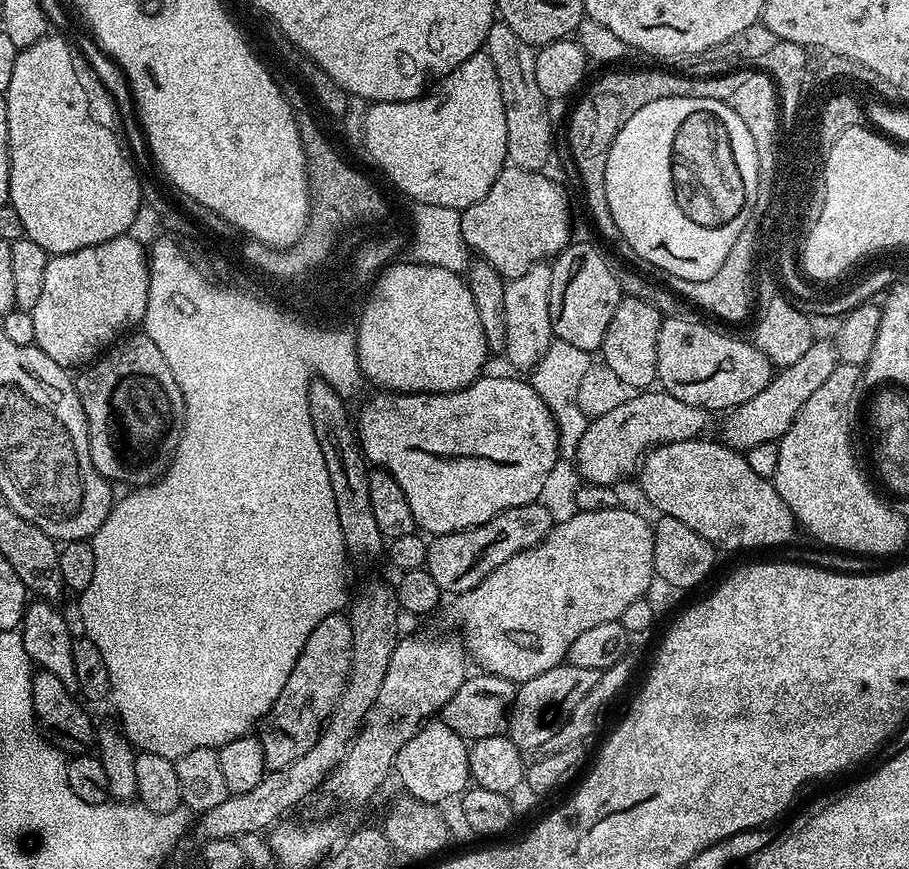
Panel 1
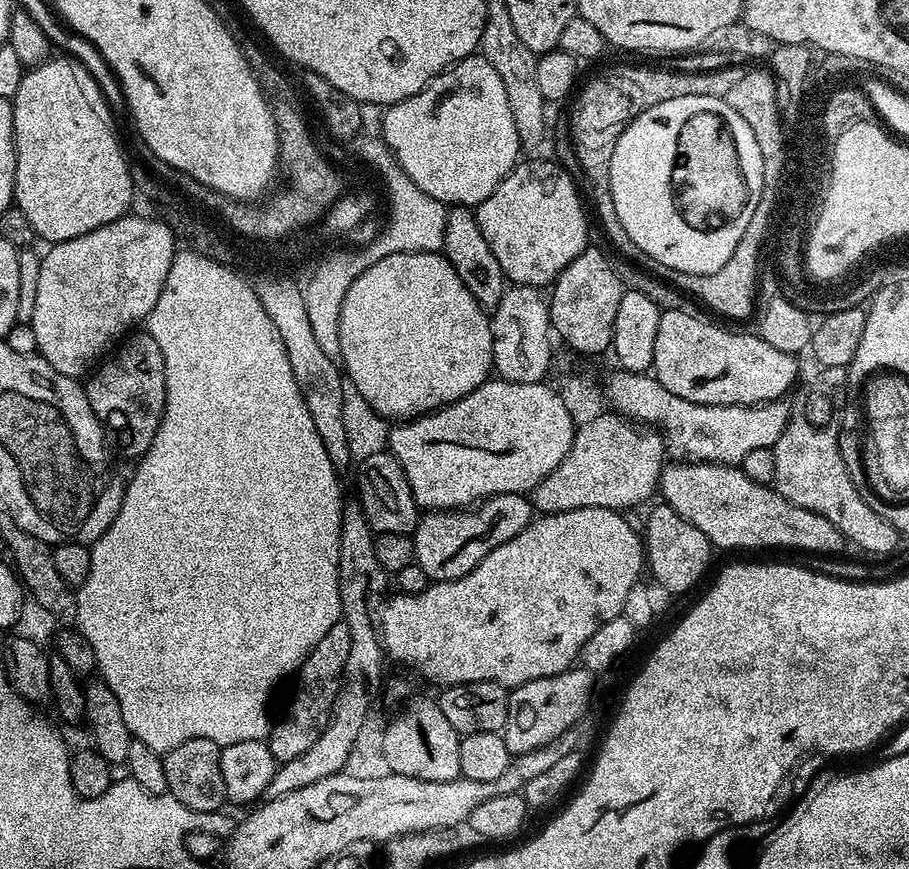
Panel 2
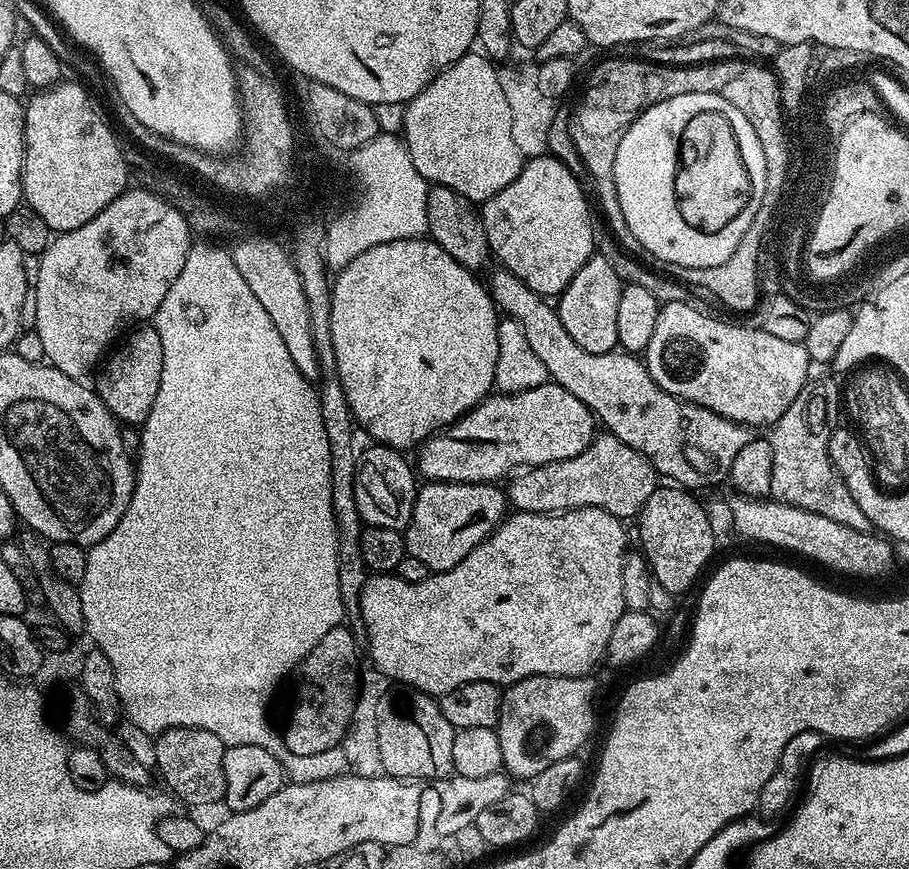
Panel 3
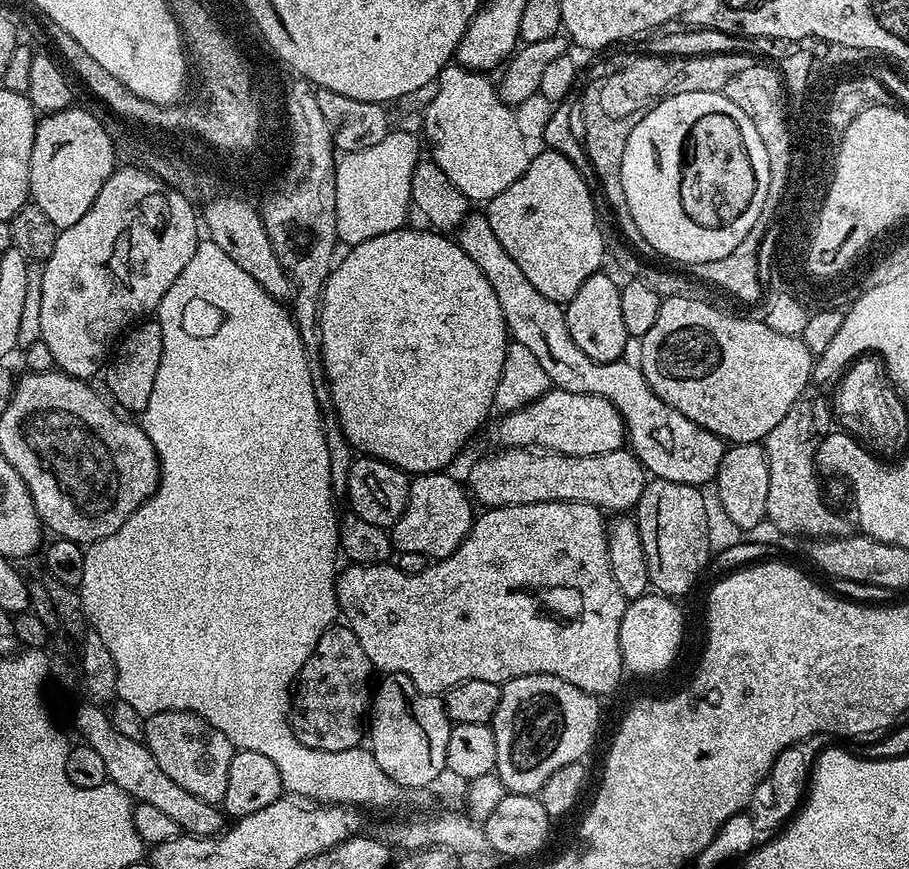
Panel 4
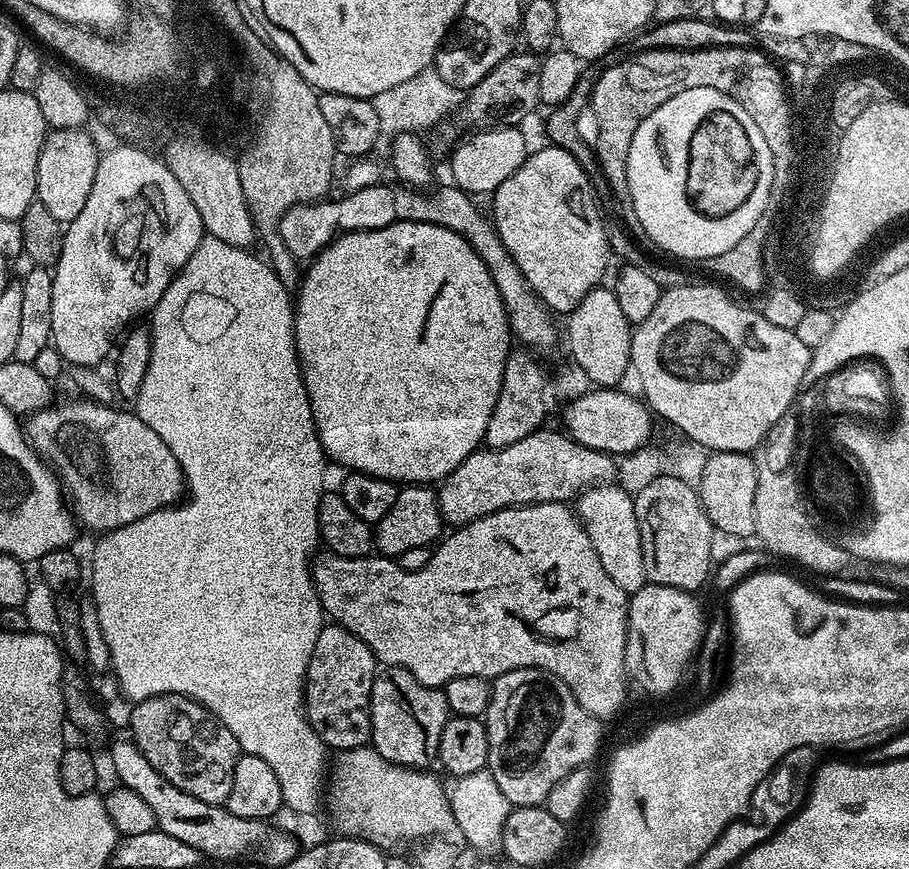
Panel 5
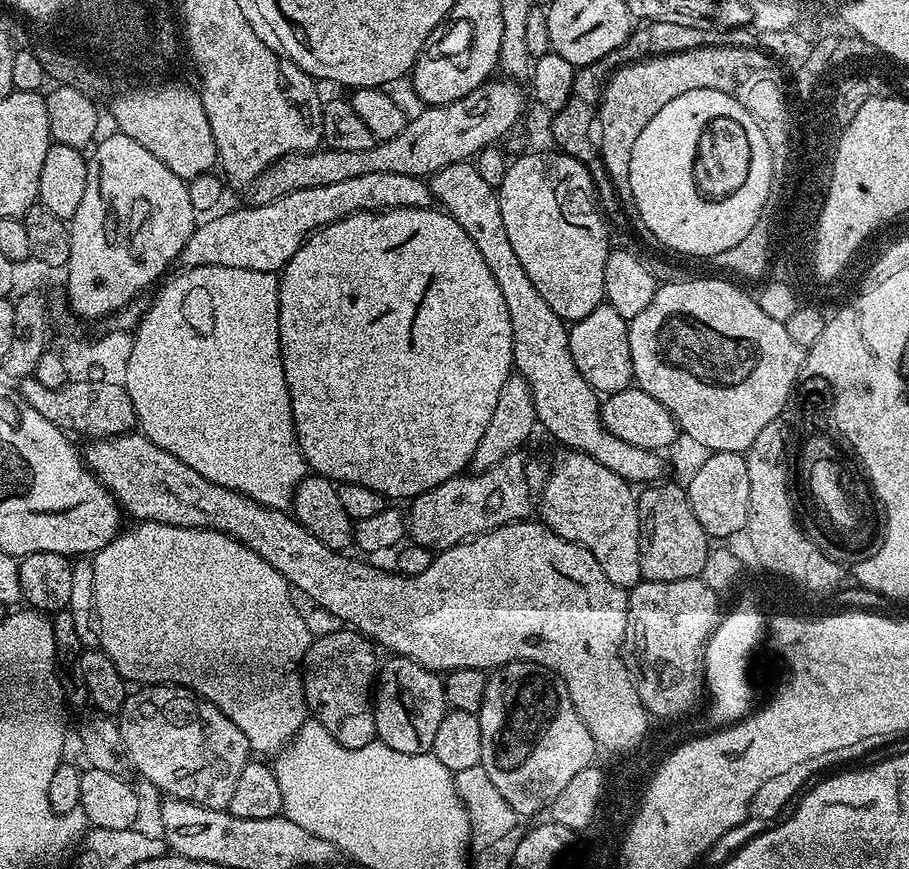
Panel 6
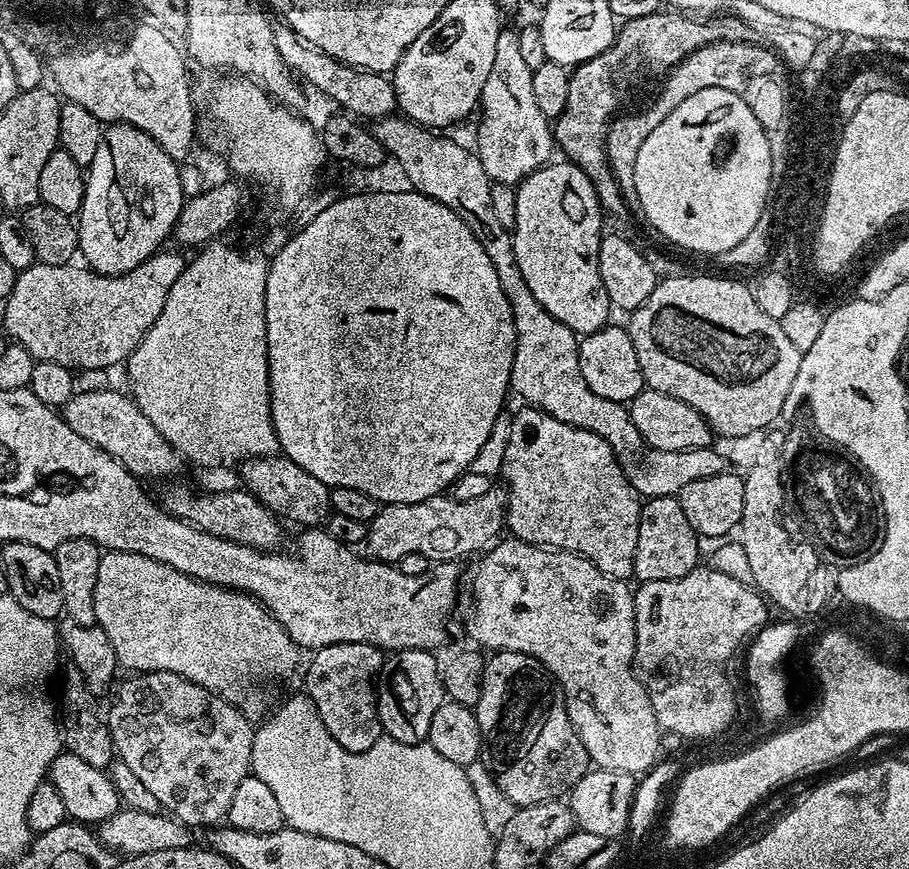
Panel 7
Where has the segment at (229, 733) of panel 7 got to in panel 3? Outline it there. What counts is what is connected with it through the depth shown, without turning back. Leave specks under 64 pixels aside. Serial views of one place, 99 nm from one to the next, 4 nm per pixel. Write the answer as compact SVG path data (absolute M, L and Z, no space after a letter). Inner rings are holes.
M171 728L155 737L155 771L165 780L167 791L188 804L217 804L224 799L226 770L222 770L225 744L210 730Z

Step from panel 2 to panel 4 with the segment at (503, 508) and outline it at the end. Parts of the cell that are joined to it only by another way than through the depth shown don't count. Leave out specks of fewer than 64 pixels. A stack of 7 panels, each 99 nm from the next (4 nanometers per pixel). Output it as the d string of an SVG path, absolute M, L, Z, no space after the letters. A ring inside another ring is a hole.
M447 471L421 472L411 477L406 510L390 529L392 547L397 553L424 554L429 561L445 560L468 537L474 519L474 501L465 485Z

